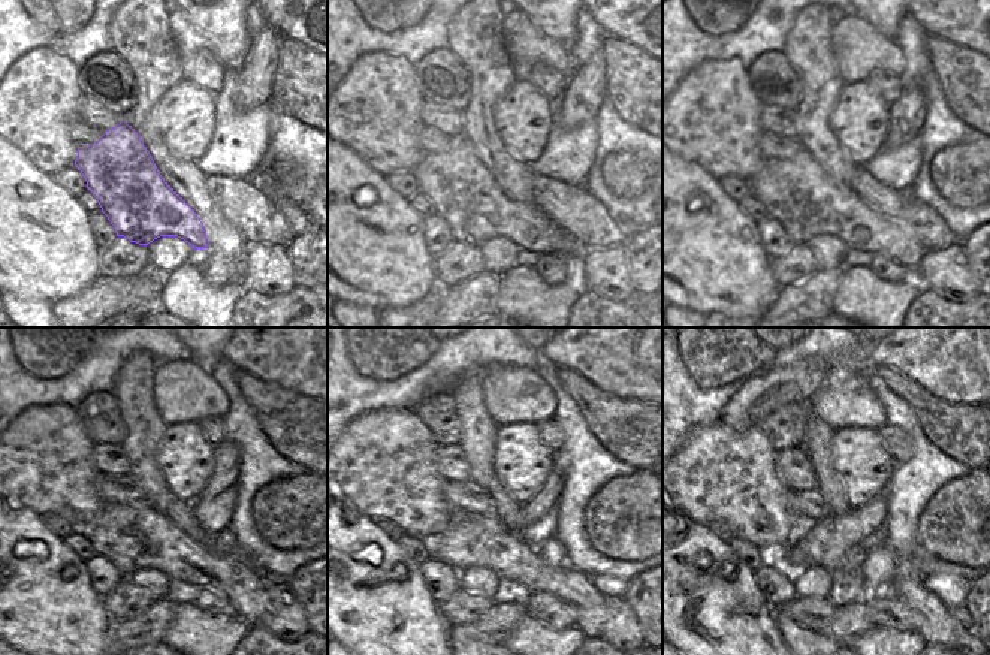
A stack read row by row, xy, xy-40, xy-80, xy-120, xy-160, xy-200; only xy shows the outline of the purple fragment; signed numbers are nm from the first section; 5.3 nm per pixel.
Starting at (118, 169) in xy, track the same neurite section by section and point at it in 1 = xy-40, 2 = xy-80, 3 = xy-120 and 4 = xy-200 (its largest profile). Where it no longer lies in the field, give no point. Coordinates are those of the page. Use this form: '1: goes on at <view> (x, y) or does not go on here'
1: goes on at xy-40 (464, 193)
2: goes on at xy-80 (796, 192)
3: goes on at xy-120 (130, 539)
4: goes on at xy-200 (935, 625)

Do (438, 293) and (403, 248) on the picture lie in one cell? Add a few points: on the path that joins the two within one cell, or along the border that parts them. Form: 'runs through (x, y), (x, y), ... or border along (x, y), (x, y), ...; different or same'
border along (437, 281), (406, 307); different

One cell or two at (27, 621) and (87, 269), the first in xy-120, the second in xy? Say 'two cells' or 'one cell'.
one cell

